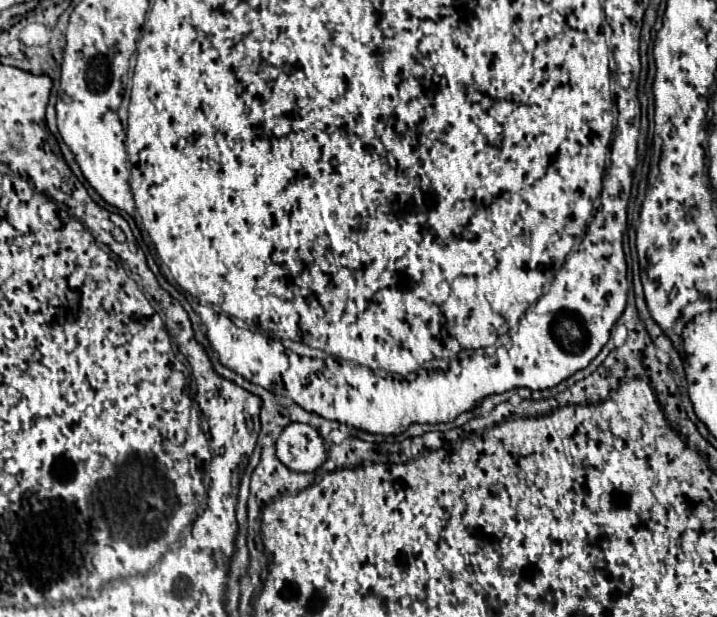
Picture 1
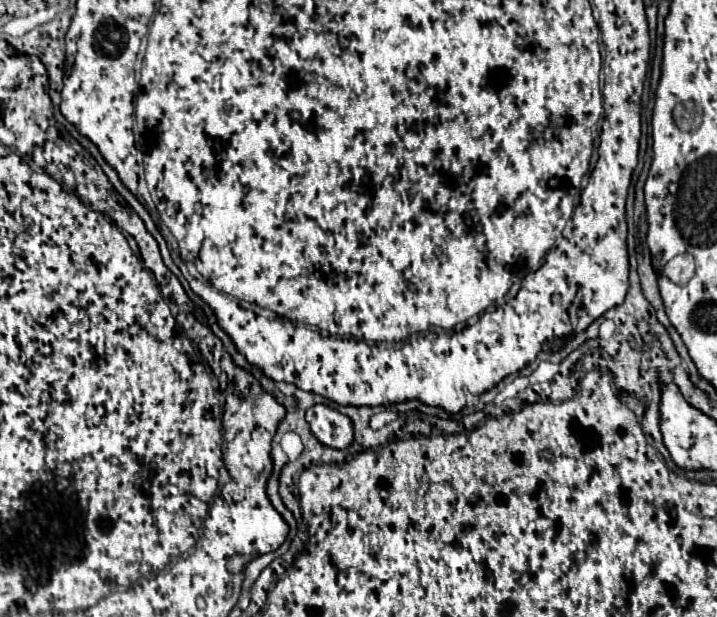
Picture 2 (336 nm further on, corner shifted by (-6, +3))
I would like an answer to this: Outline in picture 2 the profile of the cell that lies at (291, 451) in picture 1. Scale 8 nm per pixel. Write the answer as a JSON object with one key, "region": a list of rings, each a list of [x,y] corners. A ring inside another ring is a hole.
{"region":[[[315,404],[307,410],[307,424],[313,436],[329,448],[347,448],[353,442],[353,424],[351,420],[323,404]]]}

